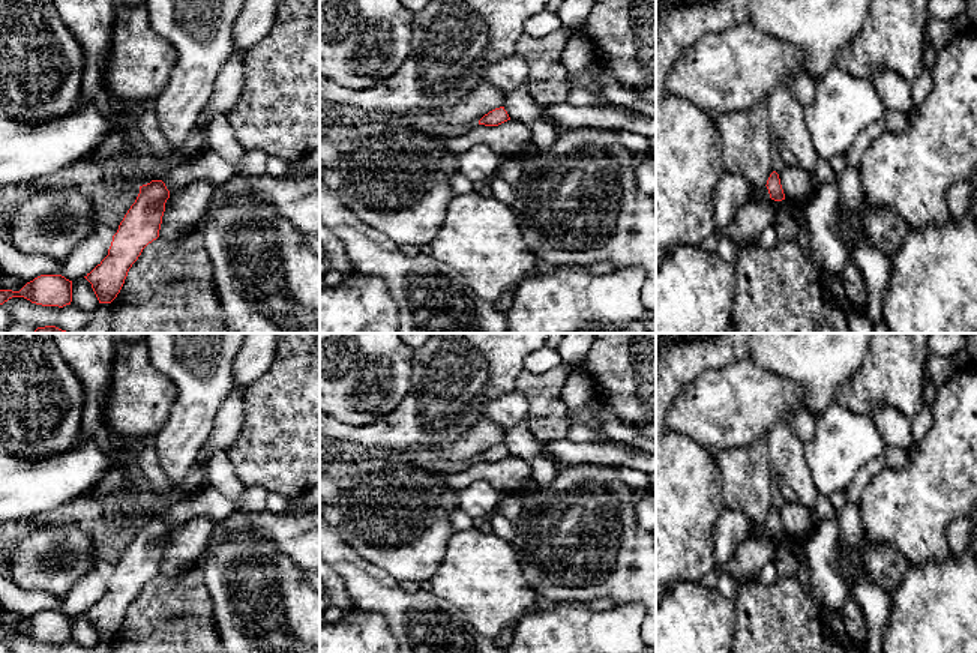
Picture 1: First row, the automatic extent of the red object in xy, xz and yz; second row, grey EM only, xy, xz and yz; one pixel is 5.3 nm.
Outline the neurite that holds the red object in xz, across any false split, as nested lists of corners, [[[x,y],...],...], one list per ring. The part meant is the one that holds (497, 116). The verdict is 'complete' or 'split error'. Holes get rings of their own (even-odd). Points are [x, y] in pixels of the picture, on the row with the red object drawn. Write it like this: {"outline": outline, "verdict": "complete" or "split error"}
{"outline": [[[500,107],[500,108],[495,108],[495,110],[489,111],[488,114],[485,114],[479,120],[479,125],[498,126],[498,125],[501,125],[507,120],[510,120],[507,111],[504,110],[504,107]]], "verdict": "complete"}

